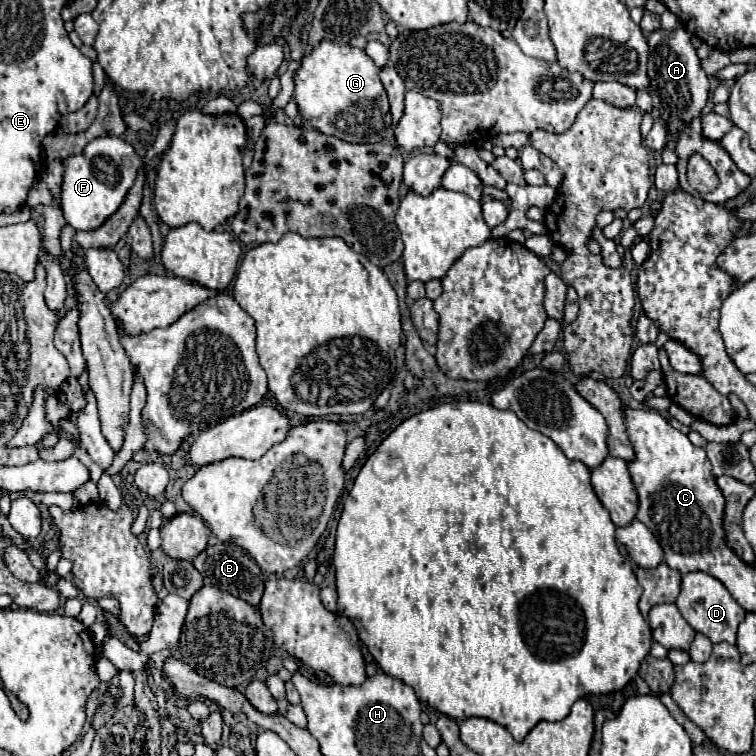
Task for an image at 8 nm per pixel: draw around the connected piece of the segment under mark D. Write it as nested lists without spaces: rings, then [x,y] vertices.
[[[689,572],[683,576],[681,582],[681,594],[675,600],[679,612],[683,614],[683,618],[691,624],[691,628],[695,632],[703,632],[713,644],[717,642],[729,642],[735,644],[737,638],[737,626],[745,616],[745,610],[733,600],[733,596],[729,594],[729,590],[711,574],[707,572]]]

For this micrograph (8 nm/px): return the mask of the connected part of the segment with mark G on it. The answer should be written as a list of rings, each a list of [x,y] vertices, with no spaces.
[[[321,40],[311,54],[301,58],[295,72],[293,100],[299,106],[299,114],[327,136],[335,136],[351,144],[391,142],[389,100],[379,80],[379,68],[365,50]]]

